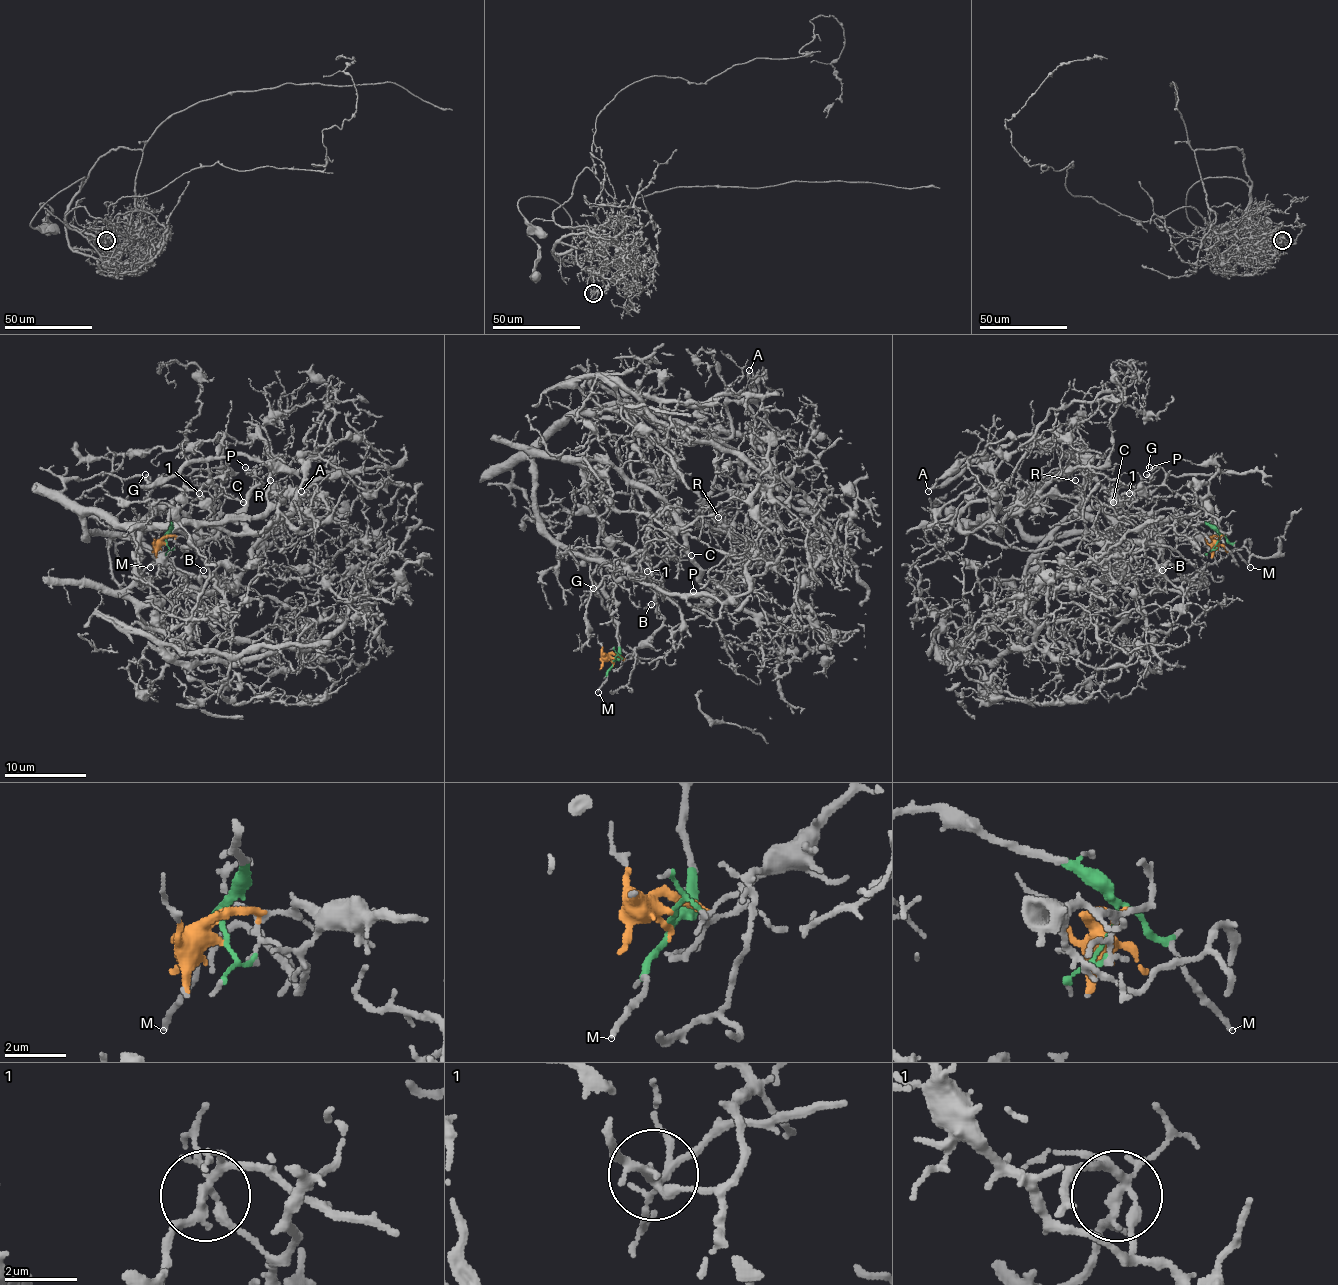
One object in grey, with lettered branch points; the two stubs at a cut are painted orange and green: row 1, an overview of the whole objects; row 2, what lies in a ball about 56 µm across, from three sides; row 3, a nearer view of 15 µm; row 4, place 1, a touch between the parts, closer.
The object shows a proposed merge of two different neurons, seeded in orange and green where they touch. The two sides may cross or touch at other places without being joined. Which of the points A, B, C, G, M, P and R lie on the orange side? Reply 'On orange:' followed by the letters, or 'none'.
On orange: A, B, P, R

